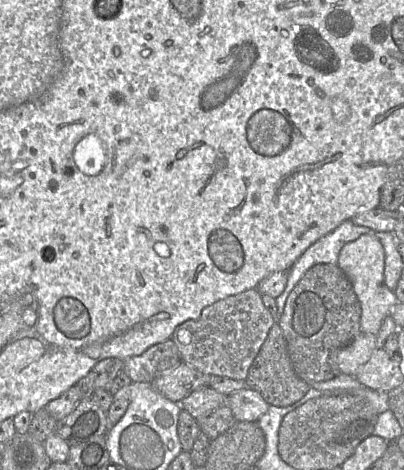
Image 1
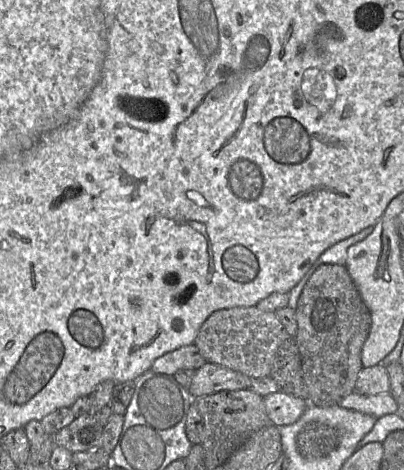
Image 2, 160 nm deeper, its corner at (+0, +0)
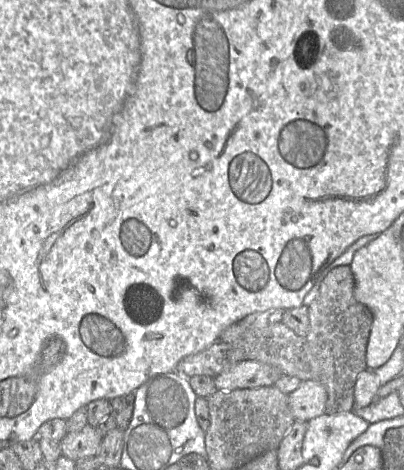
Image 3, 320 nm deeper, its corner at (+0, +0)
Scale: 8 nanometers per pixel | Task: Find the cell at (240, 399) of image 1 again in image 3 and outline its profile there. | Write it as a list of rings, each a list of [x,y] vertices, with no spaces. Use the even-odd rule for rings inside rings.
[[[316,380],[302,381],[298,388],[288,394],[289,407],[295,420],[309,420],[325,413],[327,392]]]

